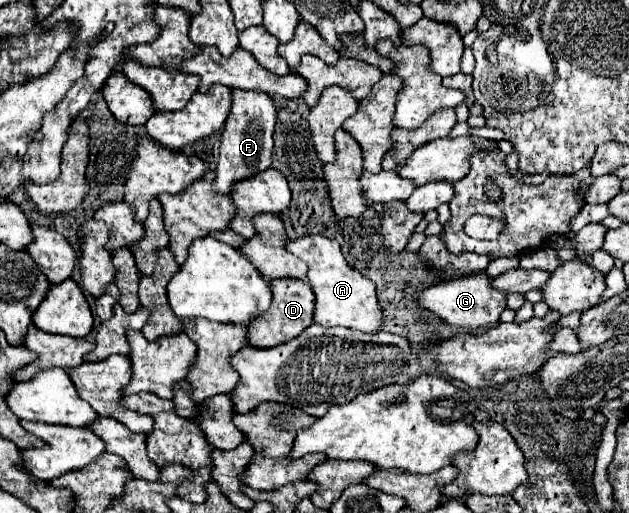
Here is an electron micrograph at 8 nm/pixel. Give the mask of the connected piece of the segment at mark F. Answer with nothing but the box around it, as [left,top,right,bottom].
[214,90,276,196]

